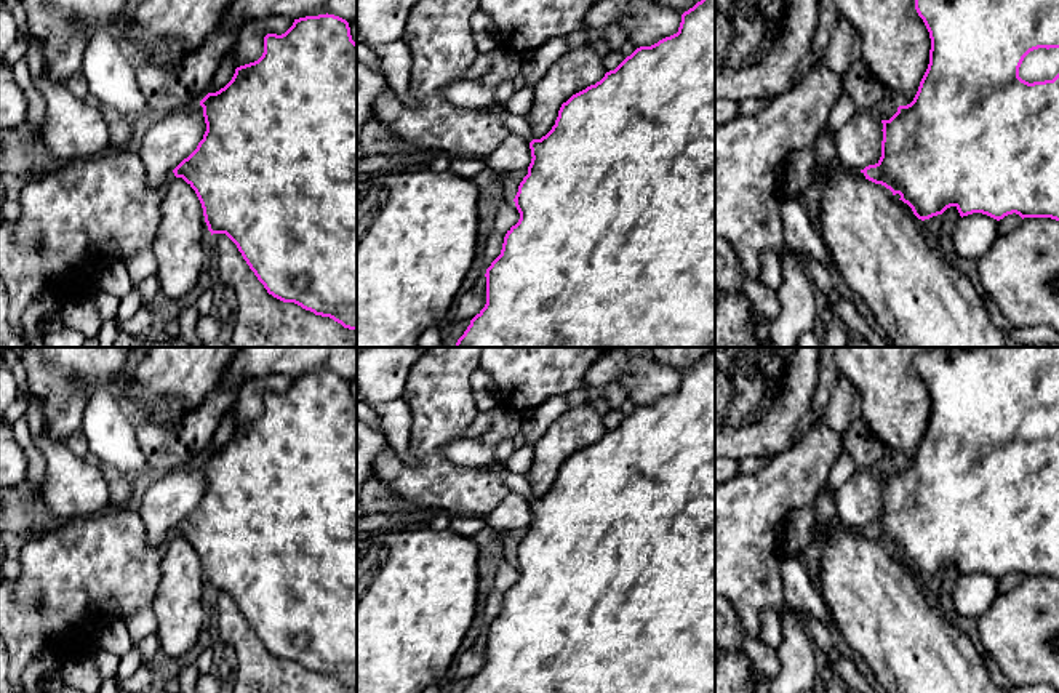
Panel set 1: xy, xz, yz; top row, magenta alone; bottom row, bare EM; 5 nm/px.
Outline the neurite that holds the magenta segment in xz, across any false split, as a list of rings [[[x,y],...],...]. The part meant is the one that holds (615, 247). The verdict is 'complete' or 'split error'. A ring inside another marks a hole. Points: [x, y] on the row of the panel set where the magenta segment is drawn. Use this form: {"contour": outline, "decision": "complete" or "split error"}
{"contour": [[[715,0],[697,2],[681,14],[677,34],[665,37],[651,46],[637,48],[614,70],[606,72],[600,82],[573,94],[561,104],[555,125],[541,139],[531,136],[526,117],[514,115],[499,104],[488,107],[488,110],[501,118],[509,133],[520,134],[530,144],[533,158],[528,166],[528,174],[520,182],[514,198],[520,219],[507,230],[501,254],[491,262],[485,274],[486,304],[470,320],[470,325],[458,339],[456,347],[715,347]]], "decision": "split error"}

